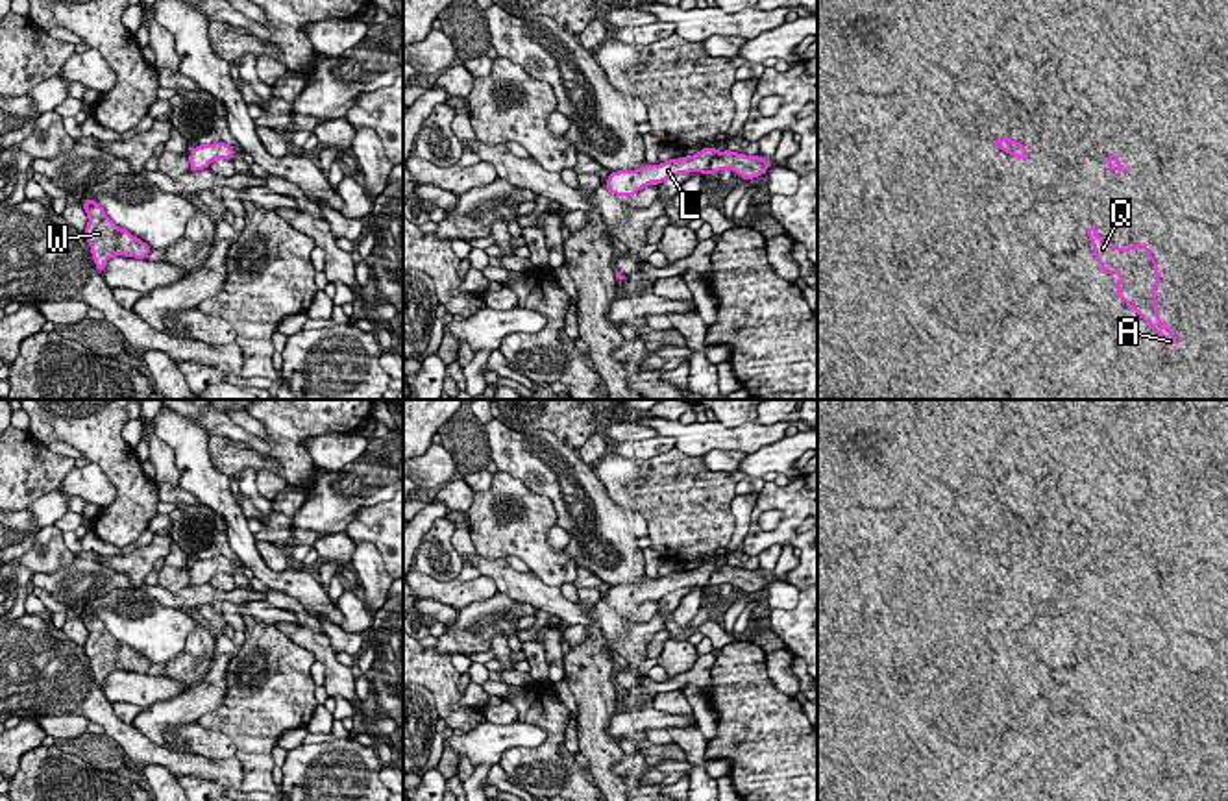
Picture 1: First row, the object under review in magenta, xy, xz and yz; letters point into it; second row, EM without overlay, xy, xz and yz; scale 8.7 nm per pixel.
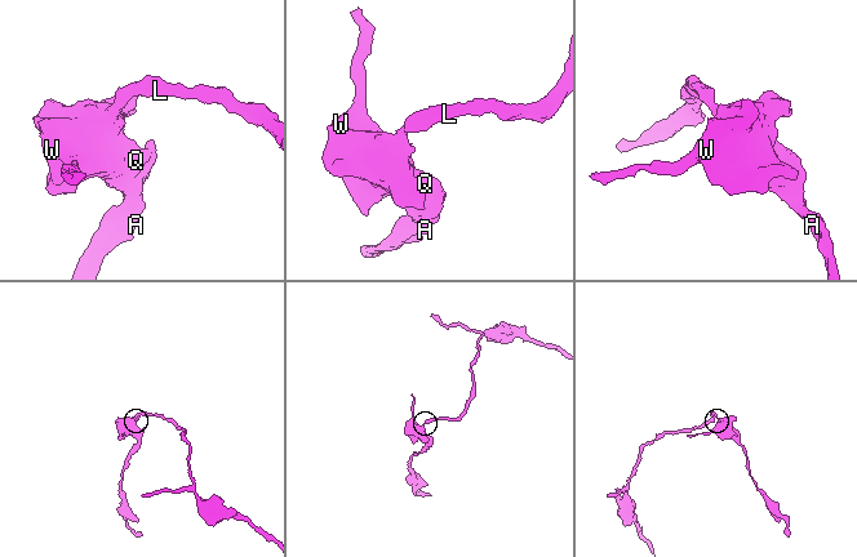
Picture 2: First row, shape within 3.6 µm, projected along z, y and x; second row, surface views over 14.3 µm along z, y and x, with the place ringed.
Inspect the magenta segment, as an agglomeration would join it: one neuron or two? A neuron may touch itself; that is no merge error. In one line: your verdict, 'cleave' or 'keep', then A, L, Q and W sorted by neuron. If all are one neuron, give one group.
keep; A L Q W

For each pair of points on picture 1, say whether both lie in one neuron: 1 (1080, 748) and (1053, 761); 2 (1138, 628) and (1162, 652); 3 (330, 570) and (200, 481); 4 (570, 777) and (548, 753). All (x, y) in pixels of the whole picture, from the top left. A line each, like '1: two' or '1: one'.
1: one
2: one
3: two
4: one

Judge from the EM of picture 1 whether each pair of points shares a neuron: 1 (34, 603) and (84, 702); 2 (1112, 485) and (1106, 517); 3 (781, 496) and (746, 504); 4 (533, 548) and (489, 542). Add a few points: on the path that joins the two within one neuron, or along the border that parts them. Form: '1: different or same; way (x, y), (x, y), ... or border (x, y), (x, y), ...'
1: different; border (26, 613), (39, 615), (50, 626)
2: different; border (1092, 492), (1110, 500)
3: different; border (759, 494), (742, 542)
4: same; way (522, 539), (500, 539)

